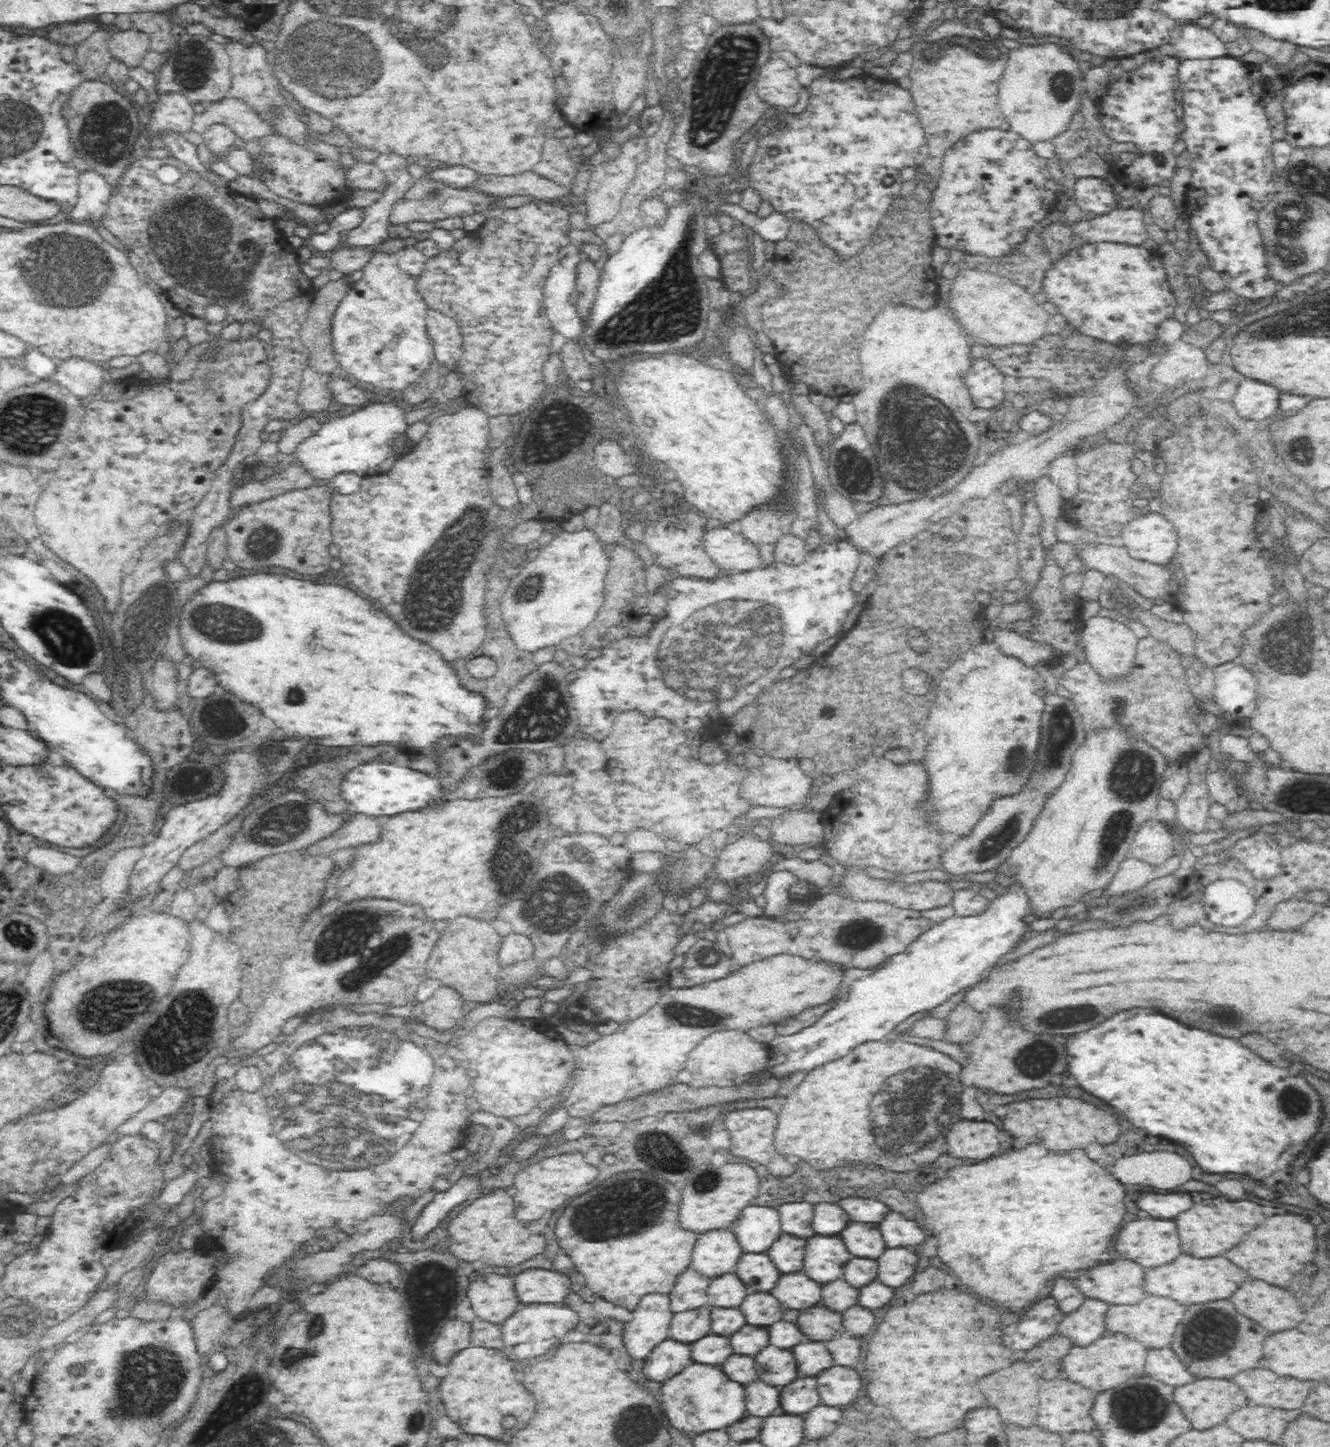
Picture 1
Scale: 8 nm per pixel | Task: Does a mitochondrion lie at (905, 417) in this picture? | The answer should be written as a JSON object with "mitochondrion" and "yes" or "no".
{"mitochondrion":"yes"}

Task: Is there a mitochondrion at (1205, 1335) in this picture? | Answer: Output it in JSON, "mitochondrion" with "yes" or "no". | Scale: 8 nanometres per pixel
{"mitochondrion":"yes"}

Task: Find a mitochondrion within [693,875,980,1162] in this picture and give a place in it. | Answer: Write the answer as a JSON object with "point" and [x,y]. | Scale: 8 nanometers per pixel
{"point":[912,1108]}

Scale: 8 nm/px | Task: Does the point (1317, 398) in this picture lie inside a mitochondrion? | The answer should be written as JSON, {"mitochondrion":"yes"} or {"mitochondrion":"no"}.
{"mitochondrion":"no"}

